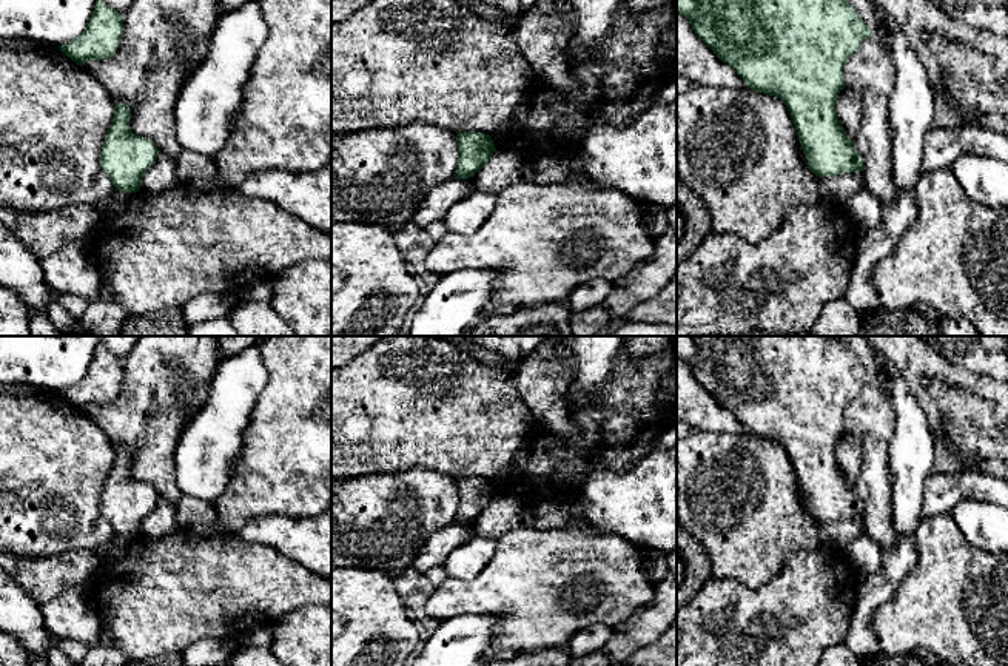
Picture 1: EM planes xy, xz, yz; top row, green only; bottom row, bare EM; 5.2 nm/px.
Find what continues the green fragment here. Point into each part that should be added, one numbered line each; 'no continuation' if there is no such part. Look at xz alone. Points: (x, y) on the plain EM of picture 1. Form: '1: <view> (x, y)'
no continuation

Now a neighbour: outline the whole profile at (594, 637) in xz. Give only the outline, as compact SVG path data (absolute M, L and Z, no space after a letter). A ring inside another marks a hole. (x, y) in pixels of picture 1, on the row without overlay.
M595 623L575 634L566 644L566 651L572 655L572 658L584 657L593 651L604 648L610 635L610 626Z

